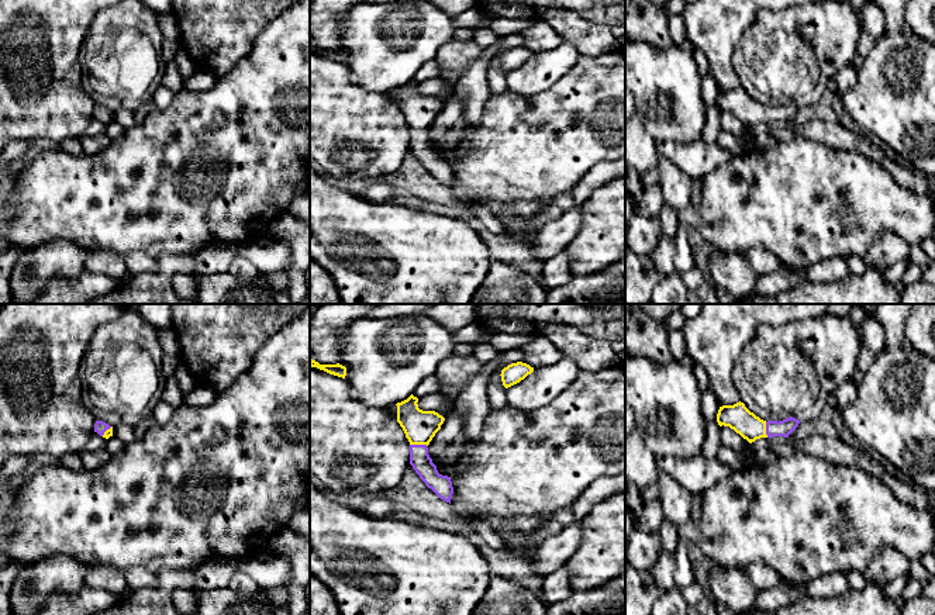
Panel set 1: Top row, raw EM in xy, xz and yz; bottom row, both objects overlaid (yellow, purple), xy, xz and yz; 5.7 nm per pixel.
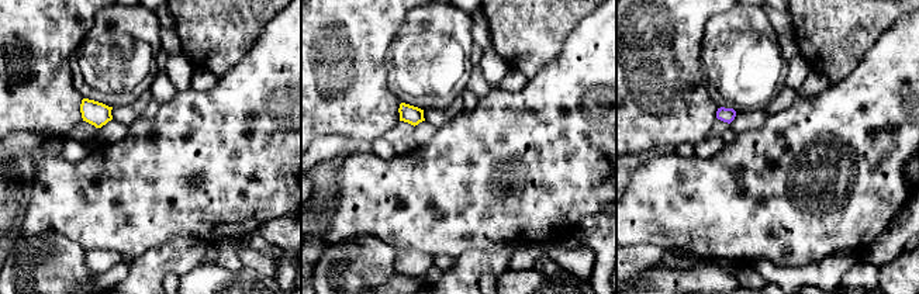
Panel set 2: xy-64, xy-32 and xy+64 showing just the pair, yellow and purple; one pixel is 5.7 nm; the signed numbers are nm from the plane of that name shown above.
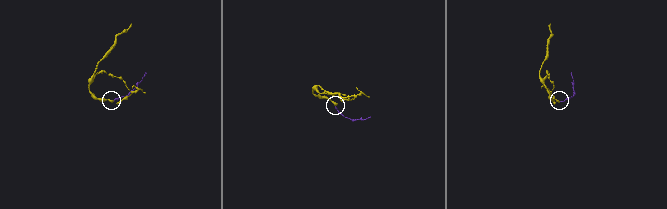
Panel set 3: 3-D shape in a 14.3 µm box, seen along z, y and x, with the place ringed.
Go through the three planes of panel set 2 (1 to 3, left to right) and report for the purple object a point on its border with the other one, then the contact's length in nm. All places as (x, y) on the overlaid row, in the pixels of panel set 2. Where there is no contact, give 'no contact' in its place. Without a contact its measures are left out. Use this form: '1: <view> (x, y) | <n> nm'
1: no contact
2: no contact
3: no contact

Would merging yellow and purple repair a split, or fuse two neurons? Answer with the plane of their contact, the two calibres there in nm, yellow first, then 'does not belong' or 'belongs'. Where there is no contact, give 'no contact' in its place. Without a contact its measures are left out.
meets yellow in xz; 190 nm thick on the yellow side, 120 nm on the other; belongs

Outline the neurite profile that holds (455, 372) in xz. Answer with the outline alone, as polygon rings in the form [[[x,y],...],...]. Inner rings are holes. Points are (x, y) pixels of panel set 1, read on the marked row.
[[[451,355],[441,362],[437,370],[439,391],[451,394],[455,398],[462,388],[483,370],[482,364],[473,355]]]

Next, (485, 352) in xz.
[[[479,342],[475,346],[473,356],[482,363],[486,364],[491,362],[498,355],[498,350],[490,342]]]

